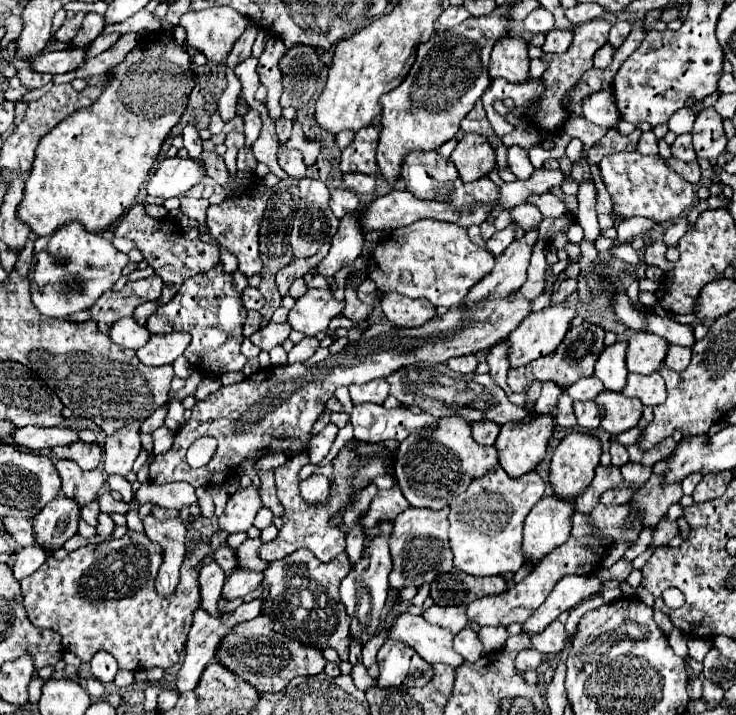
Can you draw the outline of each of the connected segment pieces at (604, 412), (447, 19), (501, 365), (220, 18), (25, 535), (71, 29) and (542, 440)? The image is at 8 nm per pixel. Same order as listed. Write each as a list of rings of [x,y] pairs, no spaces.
[[[602,391],[596,397],[602,423],[600,427],[610,435],[620,435],[638,425],[642,417],[642,405],[636,399],[628,399],[622,393]]]
[[[448,7],[448,9],[438,17],[438,23],[440,23],[444,29],[450,29],[450,27],[460,25],[460,23],[466,21],[468,17],[470,17],[470,13],[468,13],[464,7]]]
[[[500,341],[500,345],[494,345],[486,355],[486,363],[490,365],[490,377],[494,379],[496,385],[500,385],[506,391],[506,395],[512,393],[512,389],[508,389],[508,383],[506,383],[506,373],[510,369],[508,349],[510,349],[510,343]]]
[[[210,7],[200,13],[184,13],[180,25],[186,27],[186,43],[206,55],[208,61],[224,61],[238,37],[252,25],[232,7]]]
[[[6,517],[4,519],[4,529],[6,533],[22,547],[34,543],[32,541],[32,523],[28,519],[18,519],[18,517]]]
[[[82,11],[82,13],[76,13],[72,19],[66,19],[64,25],[60,27],[60,31],[54,33],[54,39],[56,39],[56,41],[62,41],[62,43],[72,41],[72,37],[78,33],[78,29],[80,29],[84,17],[86,17],[86,13]]]
[[[528,417],[528,421],[504,425],[496,439],[496,451],[500,467],[510,477],[520,477],[528,471],[534,471],[536,465],[544,459],[546,445],[554,431],[552,417]]]

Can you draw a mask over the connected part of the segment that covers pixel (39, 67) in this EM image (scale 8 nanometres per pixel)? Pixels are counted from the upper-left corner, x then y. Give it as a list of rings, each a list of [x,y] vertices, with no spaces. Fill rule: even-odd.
[[[86,47],[50,51],[50,53],[42,53],[40,57],[34,57],[30,61],[30,67],[36,73],[50,73],[50,75],[68,73],[84,63],[84,55],[86,55]]]

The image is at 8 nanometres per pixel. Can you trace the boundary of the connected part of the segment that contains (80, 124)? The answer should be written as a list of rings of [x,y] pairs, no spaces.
[[[156,31],[144,37],[122,63],[110,69],[112,77],[98,101],[92,107],[80,109],[64,119],[38,143],[36,159],[24,189],[24,201],[18,209],[20,221],[30,225],[32,233],[38,237],[52,235],[68,221],[80,221],[92,233],[100,233],[110,227],[134,203],[164,139],[188,107],[188,95],[196,85],[190,65],[192,59],[186,45],[178,45],[172,33]]]

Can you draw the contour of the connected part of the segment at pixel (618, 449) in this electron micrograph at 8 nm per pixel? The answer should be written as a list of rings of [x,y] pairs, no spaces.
[[[618,441],[612,443],[610,455],[612,455],[612,465],[616,465],[616,467],[622,467],[622,465],[628,463],[628,451],[626,451],[626,447],[620,445]]]

